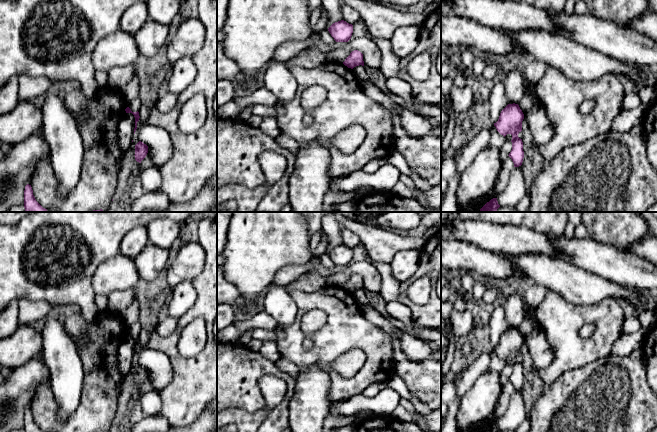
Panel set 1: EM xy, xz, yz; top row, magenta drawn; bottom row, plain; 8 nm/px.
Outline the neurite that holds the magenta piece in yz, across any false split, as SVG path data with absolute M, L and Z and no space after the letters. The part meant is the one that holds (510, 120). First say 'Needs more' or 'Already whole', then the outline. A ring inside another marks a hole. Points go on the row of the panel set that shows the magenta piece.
Already whole. M508 104L500 113L499 119L494 126L497 131L504 137L507 134L512 135L512 150L509 153L509 157L514 163L514 167L522 165L524 158L523 142L518 137L518 134L522 131L522 121L524 114L518 104Z

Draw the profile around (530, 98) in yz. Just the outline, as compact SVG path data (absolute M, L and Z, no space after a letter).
M531 84L528 87L525 96L522 98L522 100L518 105L522 111L527 111L537 103L538 103L538 96L536 93L536 84Z

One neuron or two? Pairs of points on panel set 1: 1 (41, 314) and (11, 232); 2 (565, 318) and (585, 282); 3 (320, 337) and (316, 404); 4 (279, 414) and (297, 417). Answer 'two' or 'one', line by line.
1: two
2: two
3: two
4: two

